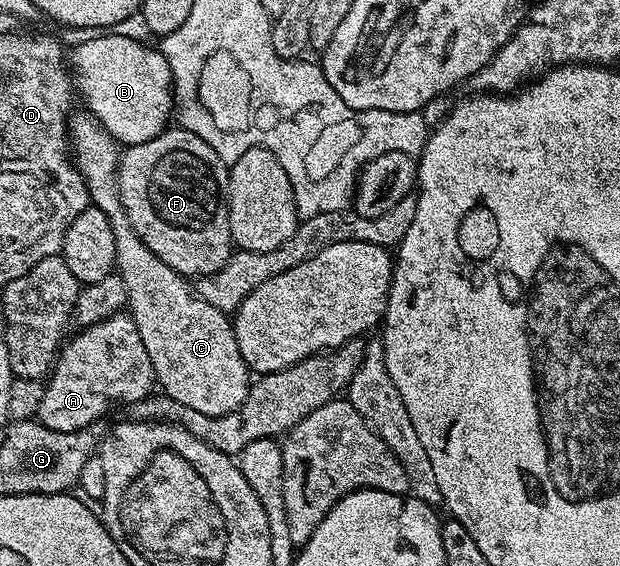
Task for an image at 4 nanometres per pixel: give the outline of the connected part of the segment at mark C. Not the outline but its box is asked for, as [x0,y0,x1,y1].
[68,109,250,415]

